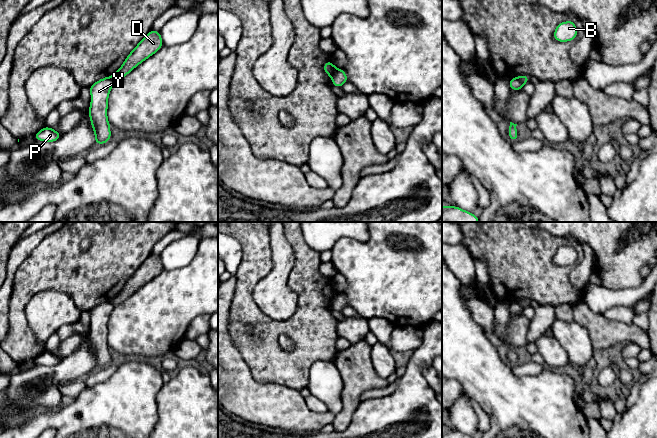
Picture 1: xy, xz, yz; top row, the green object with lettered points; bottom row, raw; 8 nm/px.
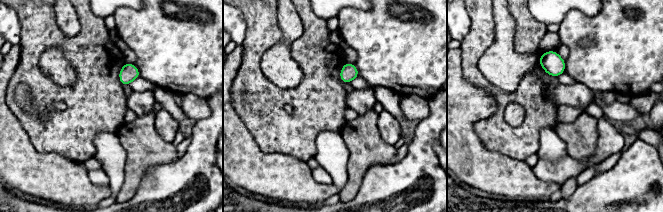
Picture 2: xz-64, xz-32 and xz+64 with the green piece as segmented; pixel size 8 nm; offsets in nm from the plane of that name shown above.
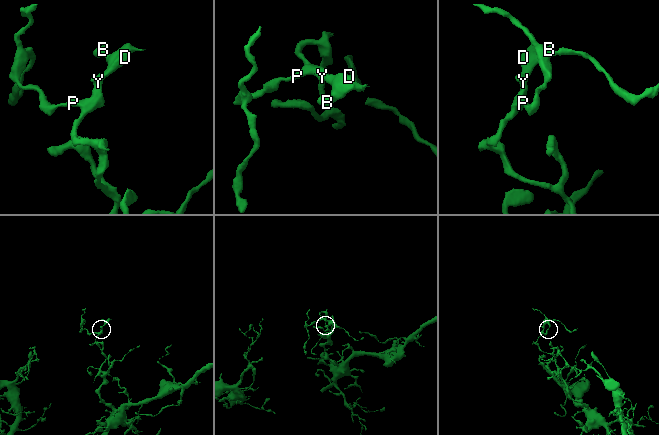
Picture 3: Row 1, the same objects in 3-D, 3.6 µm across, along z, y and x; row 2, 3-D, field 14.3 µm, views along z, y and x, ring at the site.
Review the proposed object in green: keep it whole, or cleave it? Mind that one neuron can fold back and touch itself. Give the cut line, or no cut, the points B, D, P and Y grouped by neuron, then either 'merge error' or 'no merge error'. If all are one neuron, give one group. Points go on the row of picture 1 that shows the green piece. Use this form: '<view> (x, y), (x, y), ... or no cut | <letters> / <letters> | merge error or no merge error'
xz (338, 69), (332, 76) | B D / P Y | merge error

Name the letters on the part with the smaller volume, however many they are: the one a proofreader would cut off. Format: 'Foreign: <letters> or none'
Foreign: B, D

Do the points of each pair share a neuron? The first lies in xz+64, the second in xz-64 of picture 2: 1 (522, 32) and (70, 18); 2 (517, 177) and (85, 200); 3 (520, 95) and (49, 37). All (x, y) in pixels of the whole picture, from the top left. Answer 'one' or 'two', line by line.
1: two
2: one
3: one

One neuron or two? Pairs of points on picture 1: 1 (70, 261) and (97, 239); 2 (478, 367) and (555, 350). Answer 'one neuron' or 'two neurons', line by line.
1: one neuron
2: two neurons

